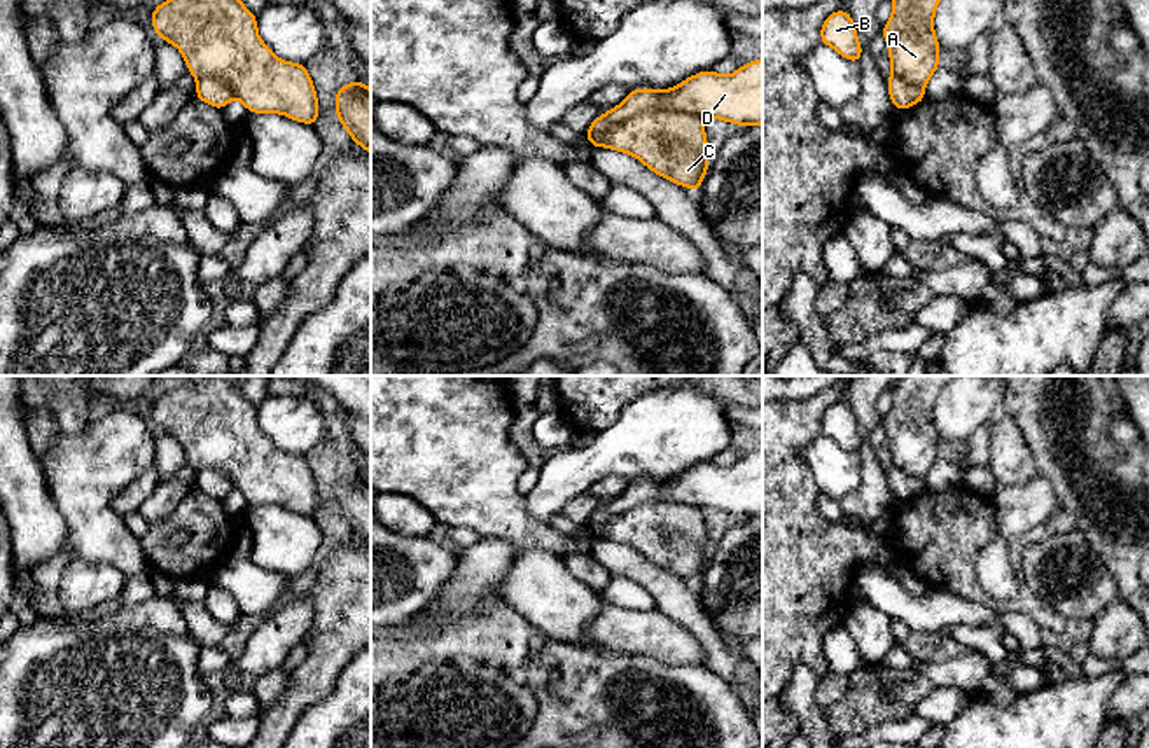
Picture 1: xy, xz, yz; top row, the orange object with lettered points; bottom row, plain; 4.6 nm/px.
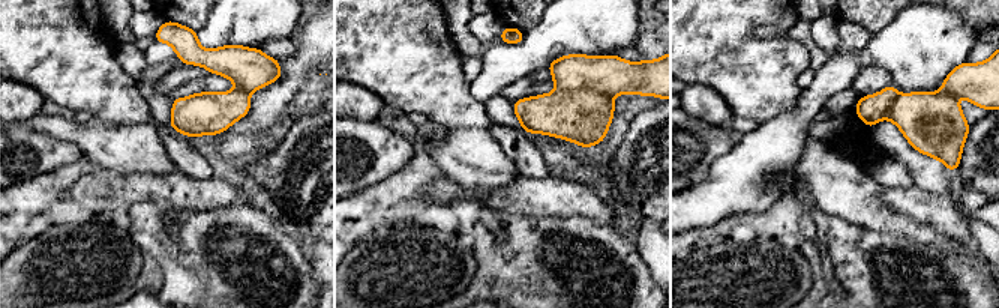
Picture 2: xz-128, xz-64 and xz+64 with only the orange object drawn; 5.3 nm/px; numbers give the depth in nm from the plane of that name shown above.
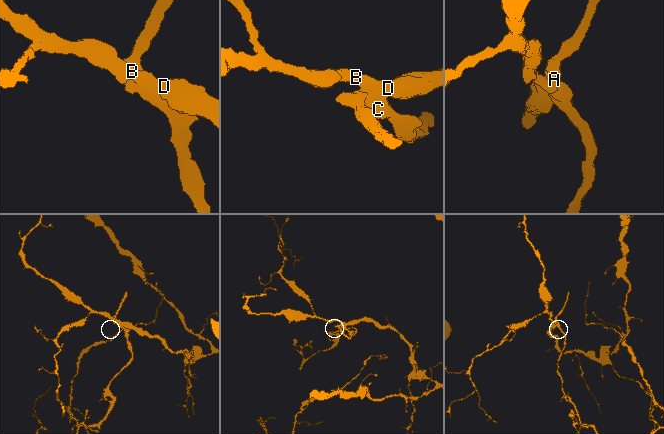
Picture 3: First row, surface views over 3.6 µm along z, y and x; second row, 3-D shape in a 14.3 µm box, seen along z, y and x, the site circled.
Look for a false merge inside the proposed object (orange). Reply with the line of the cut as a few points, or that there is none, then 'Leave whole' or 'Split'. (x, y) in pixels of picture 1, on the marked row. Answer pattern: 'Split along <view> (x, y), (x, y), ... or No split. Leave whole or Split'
Split along xz (702, 117), (681, 110), (642, 110), (616, 123), (595, 145). Split

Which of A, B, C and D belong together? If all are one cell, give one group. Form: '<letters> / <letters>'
A C / B D

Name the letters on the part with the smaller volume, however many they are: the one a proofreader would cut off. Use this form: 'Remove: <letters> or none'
Remove: A, C

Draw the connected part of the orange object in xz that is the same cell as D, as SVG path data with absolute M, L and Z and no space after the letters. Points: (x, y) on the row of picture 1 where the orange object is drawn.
M763 58L742 65L731 75L705 70L686 77L673 89L633 89L623 103L598 115L588 128L596 147L607 131L647 110L682 110L745 128L763 124Z

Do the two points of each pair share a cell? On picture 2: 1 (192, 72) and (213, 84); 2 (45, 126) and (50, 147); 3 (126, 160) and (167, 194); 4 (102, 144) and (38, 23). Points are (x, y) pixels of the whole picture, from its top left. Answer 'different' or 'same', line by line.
1: different
2: different
3: different
4: different

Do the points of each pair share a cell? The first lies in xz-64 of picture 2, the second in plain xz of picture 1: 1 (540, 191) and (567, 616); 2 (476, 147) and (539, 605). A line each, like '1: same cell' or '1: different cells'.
1: different cells
2: same cell

